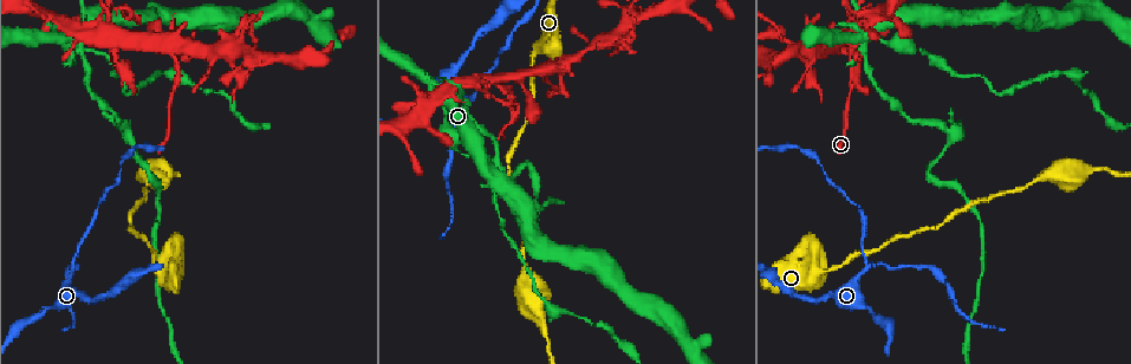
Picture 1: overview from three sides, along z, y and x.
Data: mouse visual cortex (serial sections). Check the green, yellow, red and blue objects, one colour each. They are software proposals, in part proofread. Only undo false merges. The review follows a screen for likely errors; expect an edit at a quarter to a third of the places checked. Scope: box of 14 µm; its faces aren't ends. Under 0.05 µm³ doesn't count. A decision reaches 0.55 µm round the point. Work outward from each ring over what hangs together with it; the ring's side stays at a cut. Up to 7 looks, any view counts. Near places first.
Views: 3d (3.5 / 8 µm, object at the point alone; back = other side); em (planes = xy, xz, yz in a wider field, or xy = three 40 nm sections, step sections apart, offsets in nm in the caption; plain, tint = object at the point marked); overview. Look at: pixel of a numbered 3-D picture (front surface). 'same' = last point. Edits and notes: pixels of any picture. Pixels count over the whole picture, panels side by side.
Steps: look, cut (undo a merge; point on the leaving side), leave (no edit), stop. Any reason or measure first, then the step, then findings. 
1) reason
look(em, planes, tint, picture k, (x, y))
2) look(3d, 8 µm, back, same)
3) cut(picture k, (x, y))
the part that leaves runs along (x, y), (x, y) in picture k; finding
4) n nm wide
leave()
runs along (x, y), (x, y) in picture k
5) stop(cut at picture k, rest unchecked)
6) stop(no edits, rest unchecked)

abrupt turn
look(3d, 3.5 µm, picture 1, (858, 58))

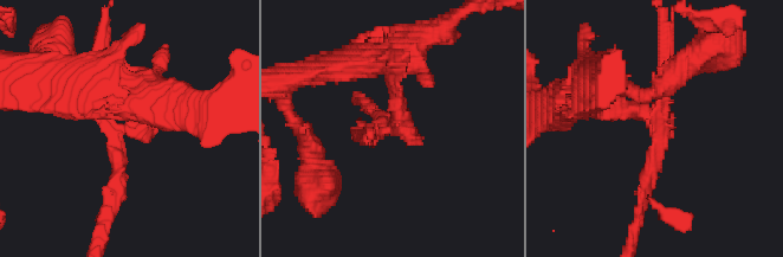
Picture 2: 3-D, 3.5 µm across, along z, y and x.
need the tissue
look(em, xy, step 5, tint, picture 2, (659, 126))

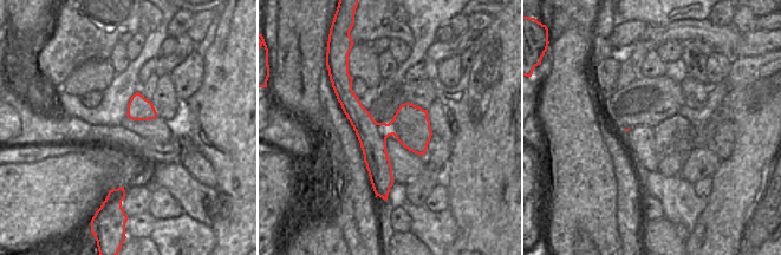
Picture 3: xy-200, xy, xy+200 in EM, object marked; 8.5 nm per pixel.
cut it another way
look(em, planes, tint, same)

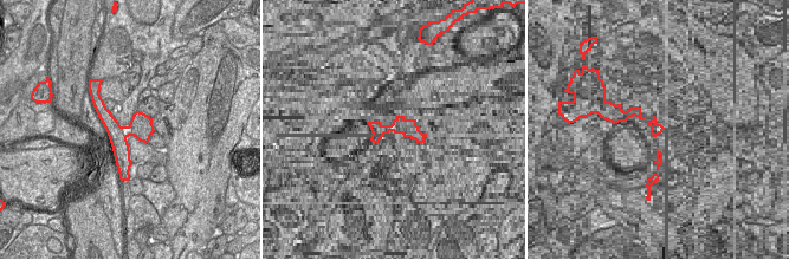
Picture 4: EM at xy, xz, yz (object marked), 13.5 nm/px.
cut(picture 2, (614, 116))
the part that leaves runs along (648, 114), (590, 100), (593, 82) in picture 2; a second cell is stuck on

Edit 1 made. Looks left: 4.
look(overview)

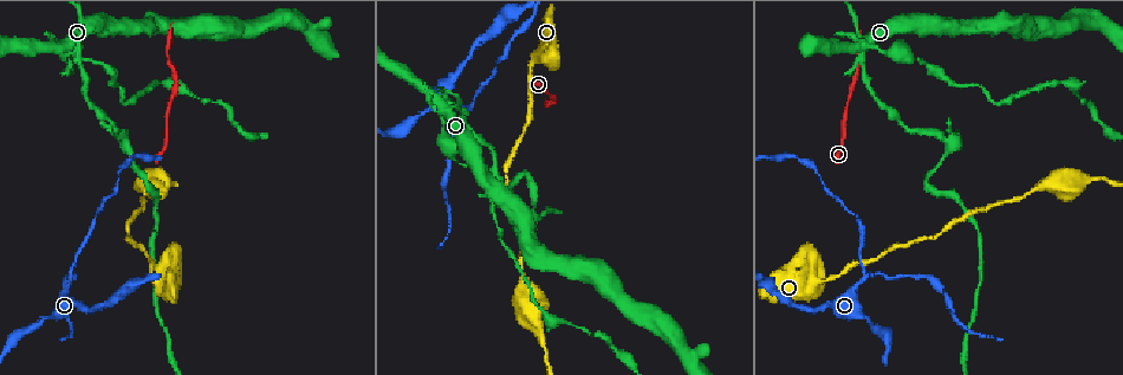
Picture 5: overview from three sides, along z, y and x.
abrupt turn
look(3d, 3.5 µm, picture 5, (126, 146))

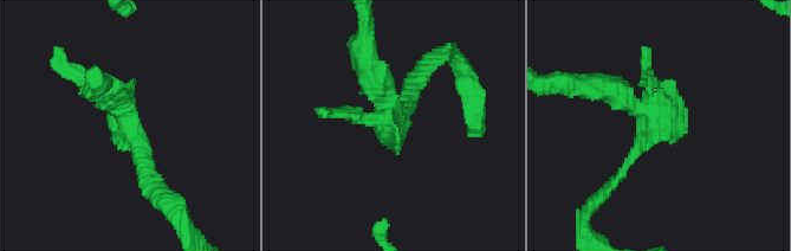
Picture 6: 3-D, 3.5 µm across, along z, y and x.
look(em, planes, tint, picture 6, (126, 122))

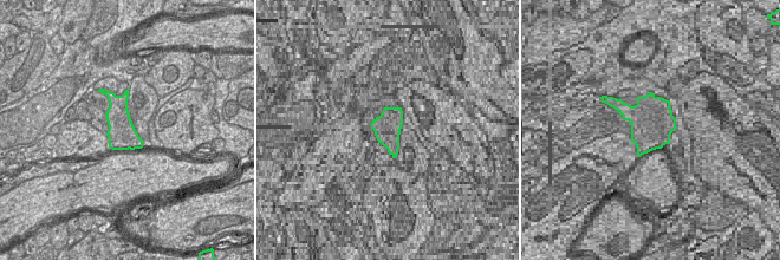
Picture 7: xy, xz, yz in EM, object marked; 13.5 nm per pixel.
another direction
look(em, xy, step 5, tint, same)

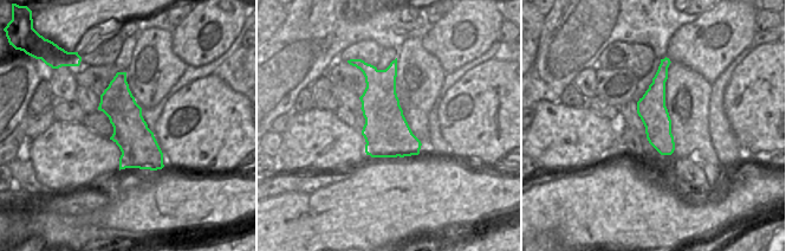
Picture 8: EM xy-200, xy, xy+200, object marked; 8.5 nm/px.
leave()
runs along (119, 75), (130, 133), (158, 166) in picture 8; continuous, no second cell

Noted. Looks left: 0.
stop(cut at picture 2, rest unchecked)

